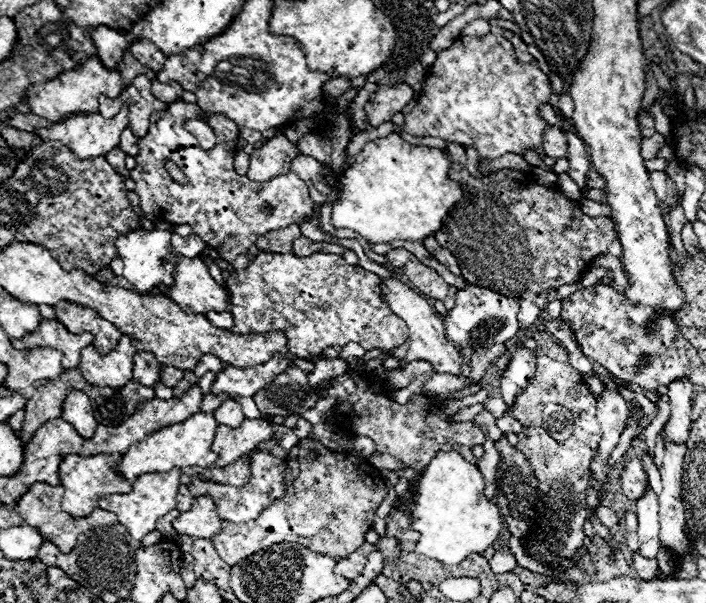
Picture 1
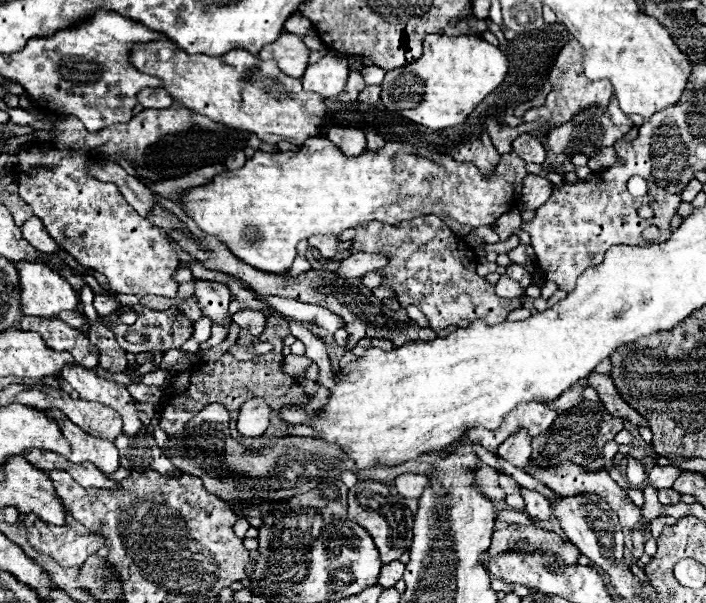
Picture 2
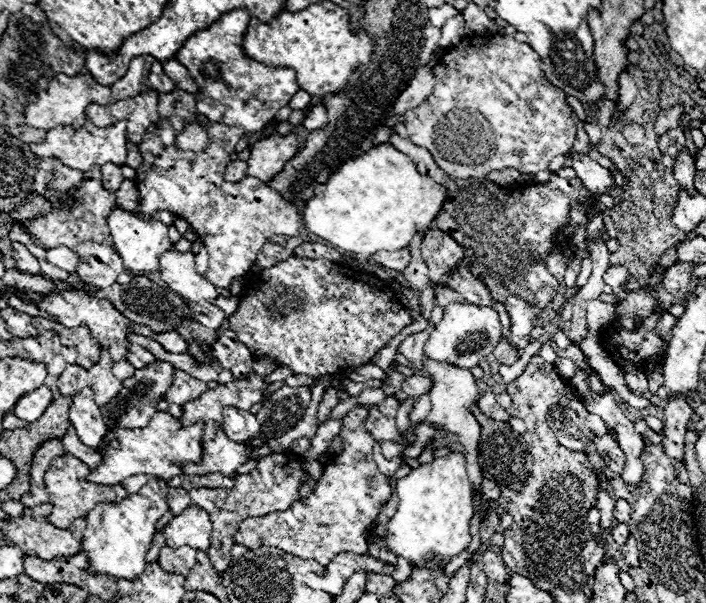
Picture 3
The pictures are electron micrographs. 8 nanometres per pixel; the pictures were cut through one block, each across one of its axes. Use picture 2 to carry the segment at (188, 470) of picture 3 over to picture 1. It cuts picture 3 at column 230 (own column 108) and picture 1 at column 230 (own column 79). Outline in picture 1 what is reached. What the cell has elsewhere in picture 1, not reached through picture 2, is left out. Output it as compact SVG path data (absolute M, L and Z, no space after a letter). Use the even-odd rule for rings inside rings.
M244 418L244 422L232 430L230 426L218 426L212 450L218 452L216 466L226 466L242 458L248 450L254 450L260 440L272 438L272 426L266 420Z

